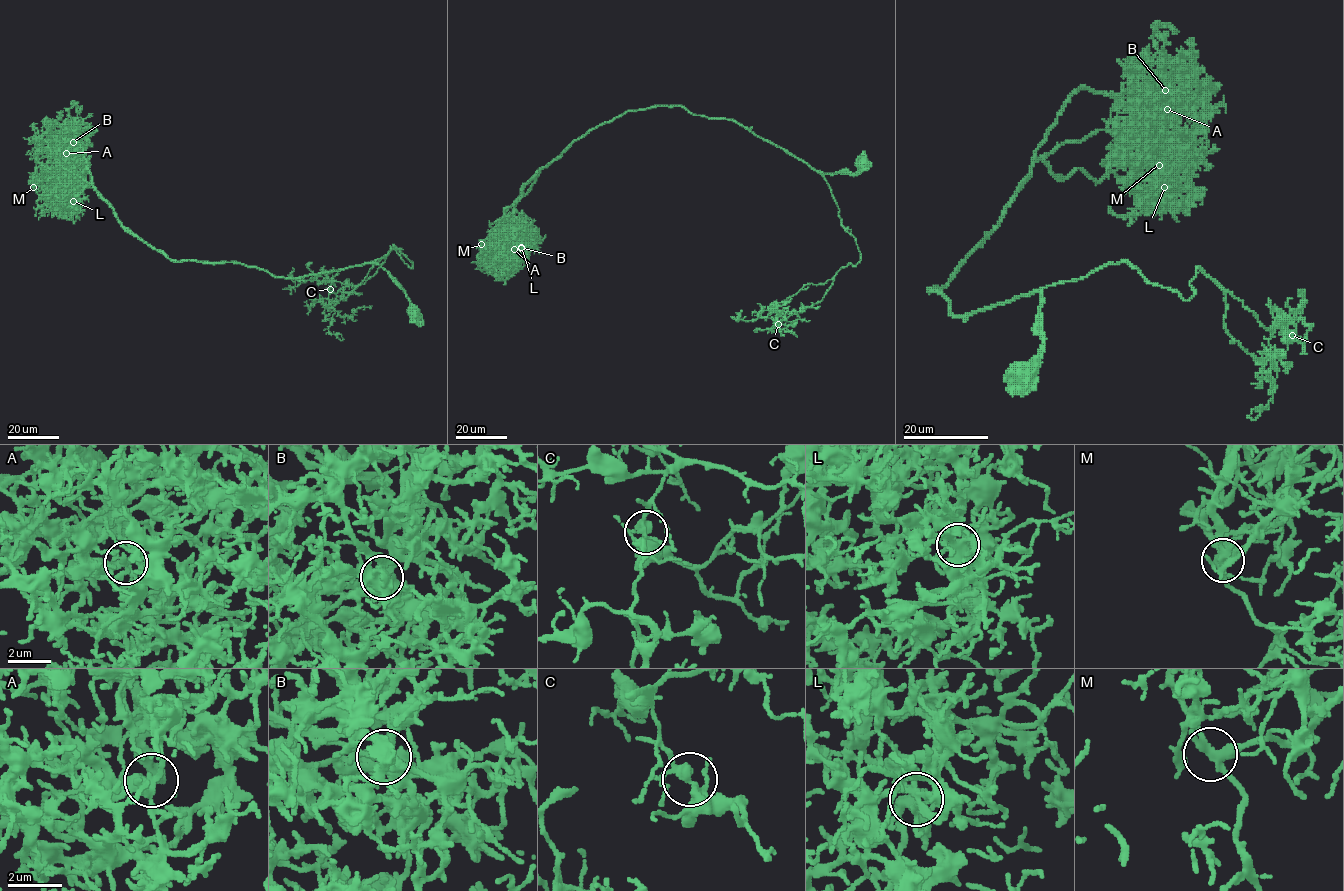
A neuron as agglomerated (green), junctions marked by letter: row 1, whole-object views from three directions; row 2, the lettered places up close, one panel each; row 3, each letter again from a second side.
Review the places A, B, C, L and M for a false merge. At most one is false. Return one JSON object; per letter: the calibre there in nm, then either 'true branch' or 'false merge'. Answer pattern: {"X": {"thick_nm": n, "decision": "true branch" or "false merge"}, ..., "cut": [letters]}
{"A": {"thick_nm": 240, "decision": "true branch"}, "B": {"thick_nm": 400, "decision": "true branch"}, "C": {"thick_nm": 360, "decision": "true branch"}, "L": {"thick_nm": 240, "decision": "true branch"}, "M": {"thick_nm": 280, "decision": "true branch"}, "cut": []}

